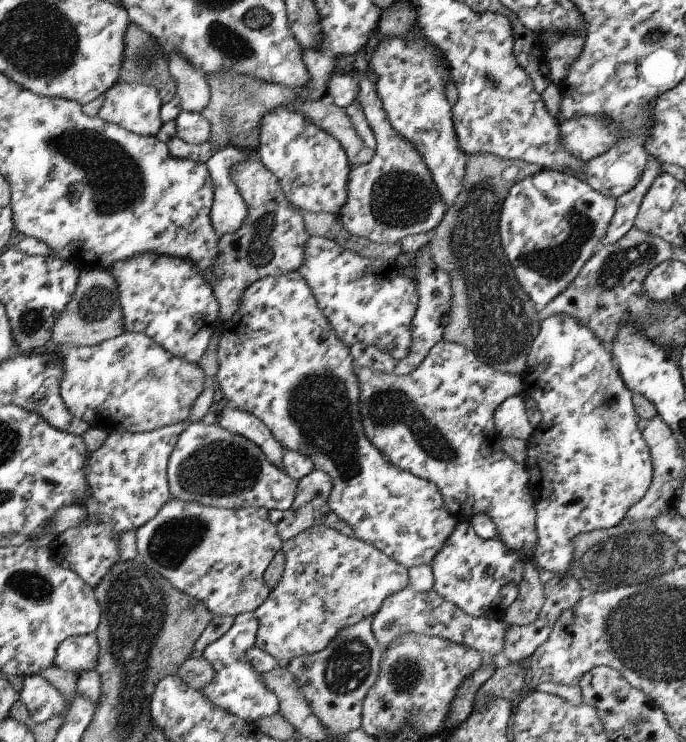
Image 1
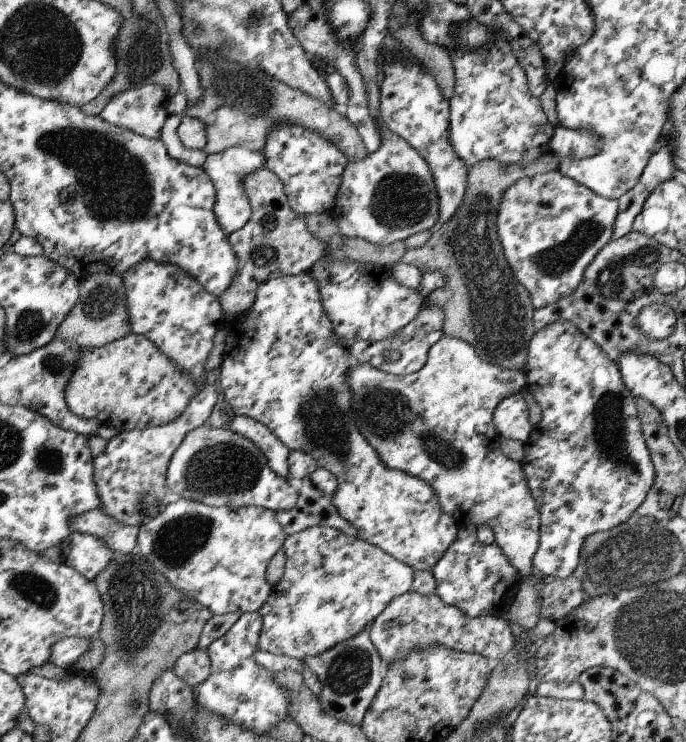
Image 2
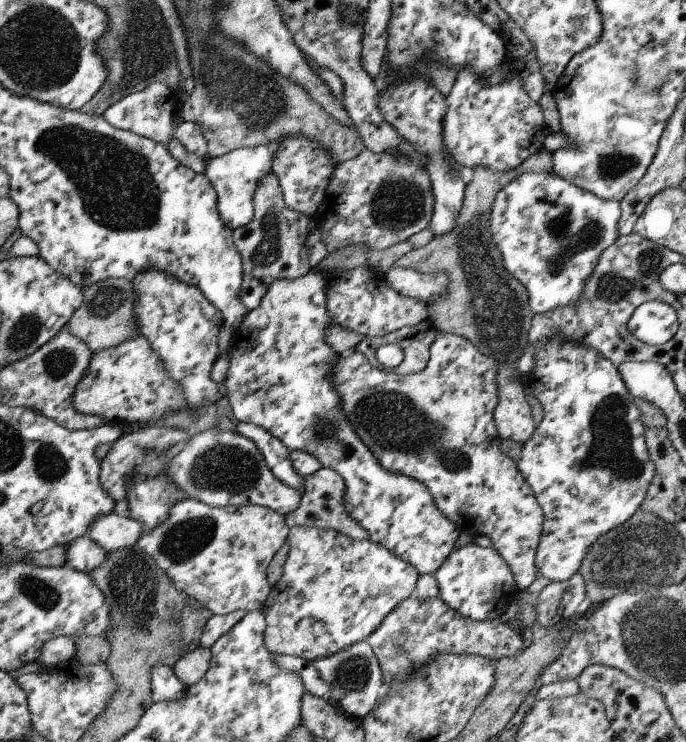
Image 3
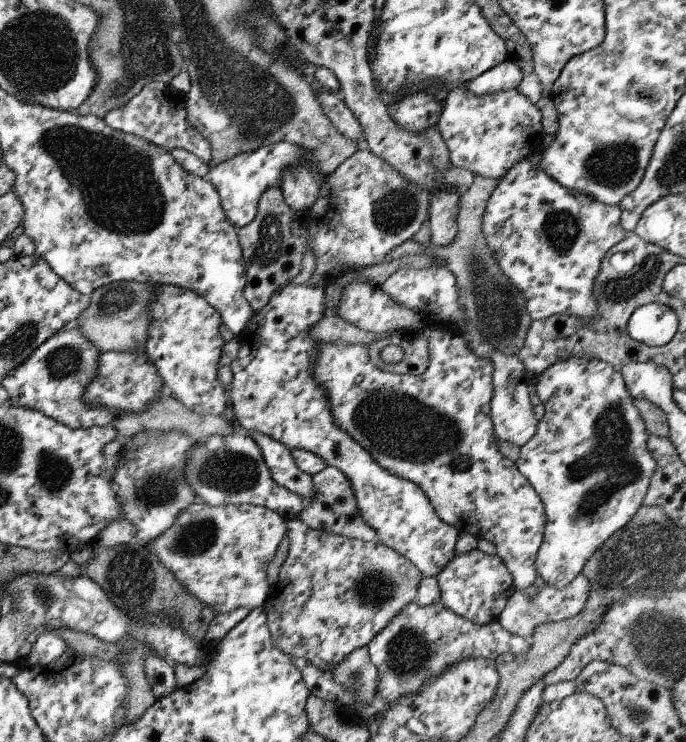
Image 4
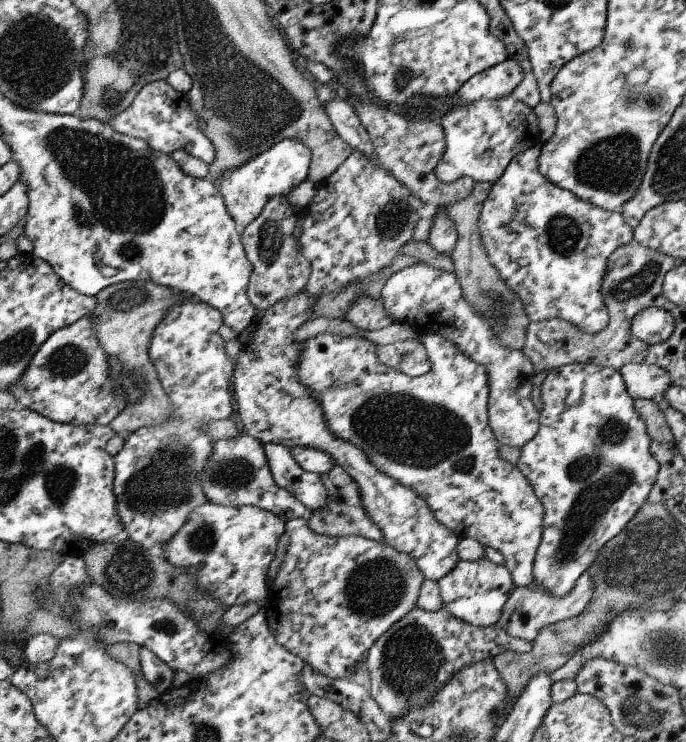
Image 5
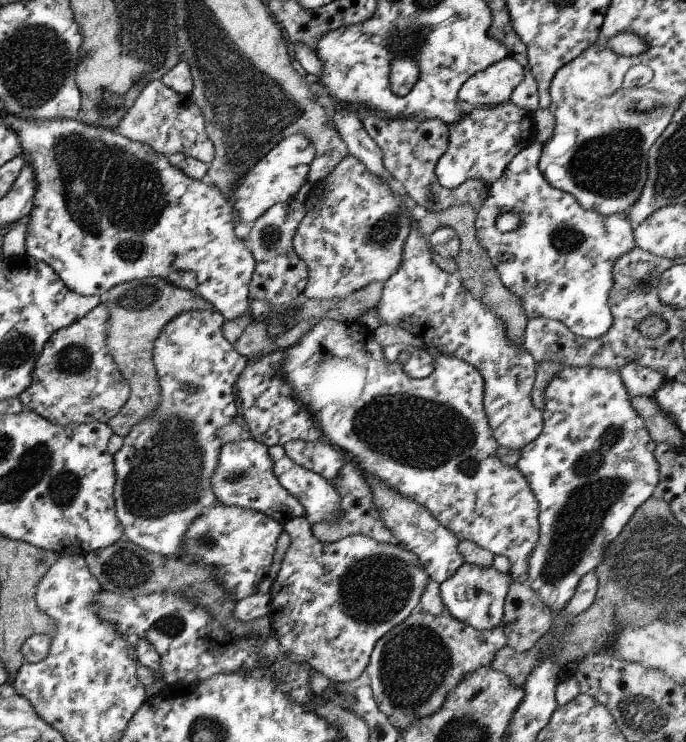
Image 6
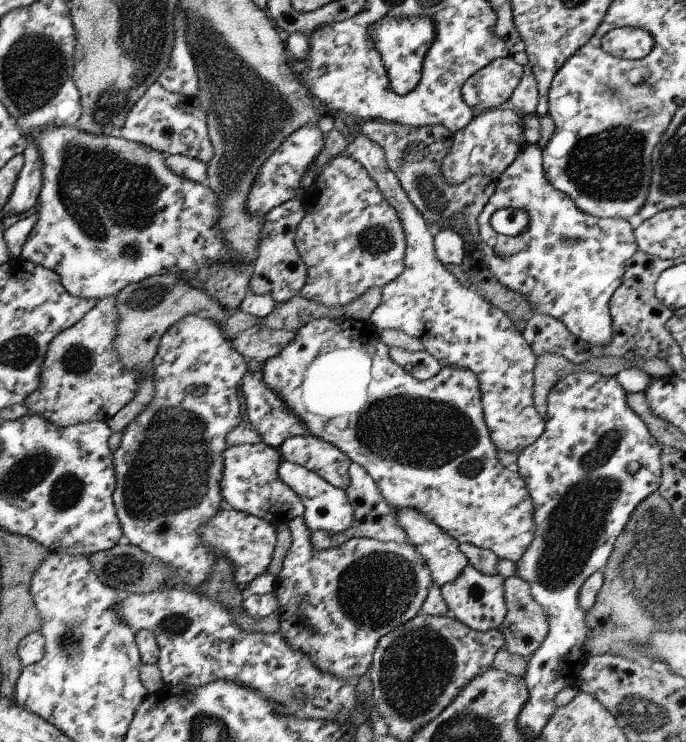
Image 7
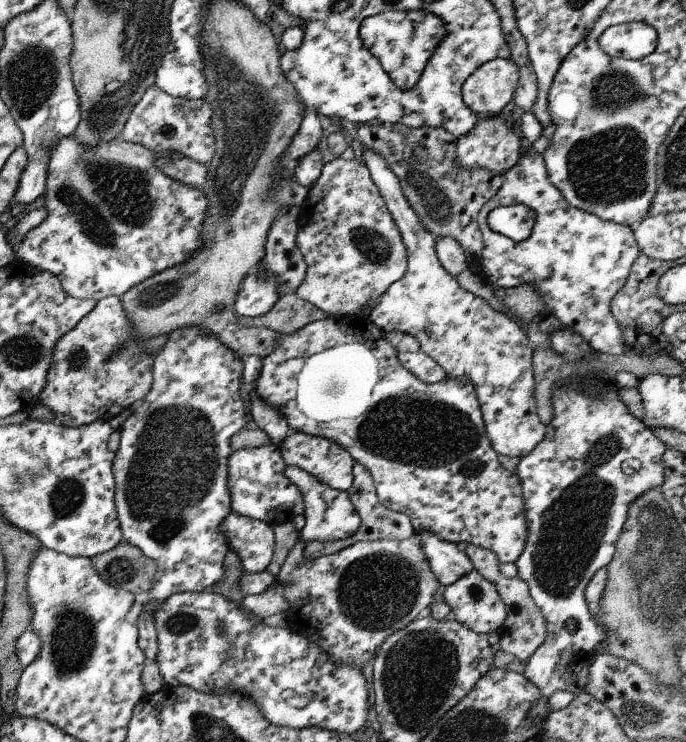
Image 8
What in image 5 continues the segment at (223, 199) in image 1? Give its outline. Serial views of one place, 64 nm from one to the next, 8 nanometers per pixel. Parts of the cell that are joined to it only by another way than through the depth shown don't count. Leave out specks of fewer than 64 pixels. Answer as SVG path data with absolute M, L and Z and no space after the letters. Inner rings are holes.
M295 137L281 140L268 150L260 152L255 157L252 156L246 164L224 172L222 178L218 178L214 183L220 190L226 208L236 225L246 228L250 222L258 218L263 206L266 206L266 202L274 194L286 197L294 186L304 182L308 177L310 158L312 158L310 147L306 147L299 138Z

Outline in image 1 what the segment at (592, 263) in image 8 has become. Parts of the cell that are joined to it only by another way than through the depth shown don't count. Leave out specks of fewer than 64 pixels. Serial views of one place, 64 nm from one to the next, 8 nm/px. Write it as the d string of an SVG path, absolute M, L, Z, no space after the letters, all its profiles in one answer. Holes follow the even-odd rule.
M550 169L526 176L510 188L499 214L501 244L519 283L538 311L548 306L560 292L564 292L578 276L580 268L590 260L594 248L606 236L610 220L616 212L616 204L617 199L594 190L588 182Z

